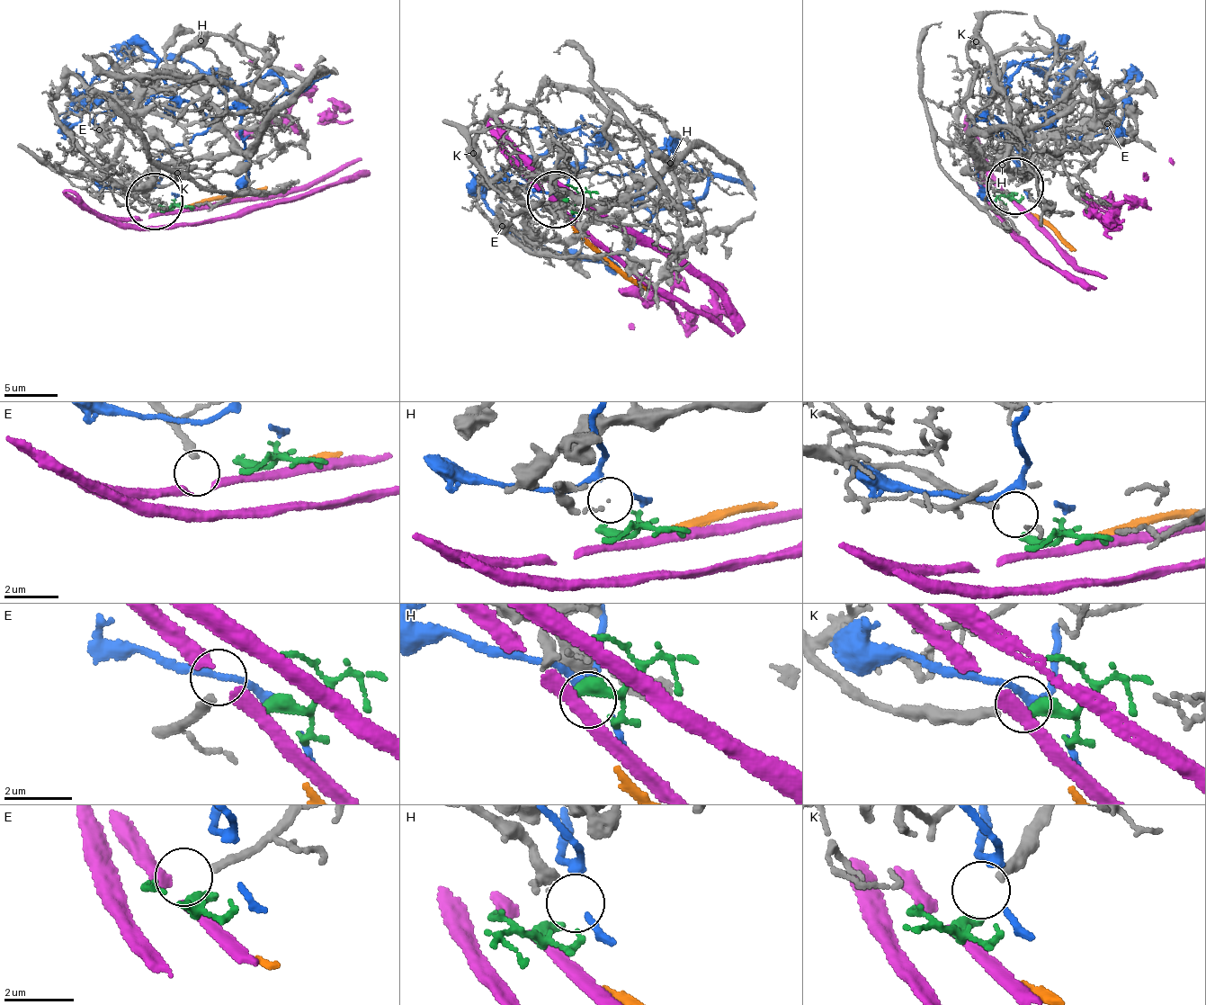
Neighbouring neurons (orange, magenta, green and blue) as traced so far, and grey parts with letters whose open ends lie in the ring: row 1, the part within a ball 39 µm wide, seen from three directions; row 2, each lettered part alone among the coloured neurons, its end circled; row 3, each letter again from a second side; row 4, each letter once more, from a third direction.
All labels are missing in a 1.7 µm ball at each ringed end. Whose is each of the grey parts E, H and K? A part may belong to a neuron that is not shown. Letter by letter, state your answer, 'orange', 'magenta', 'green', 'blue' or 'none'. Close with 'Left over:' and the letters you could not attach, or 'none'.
E: none
H: none
K: green
Left over: E, H

